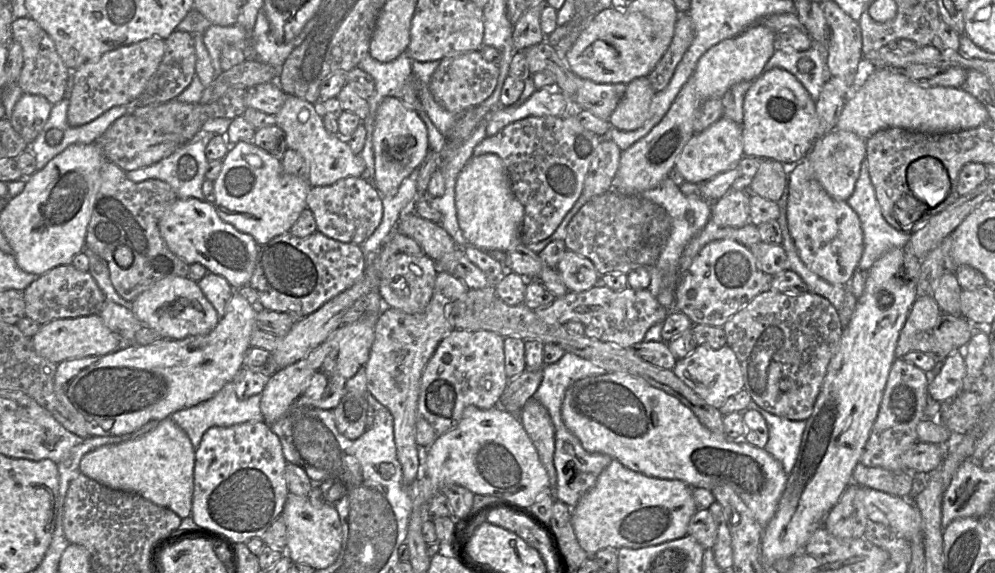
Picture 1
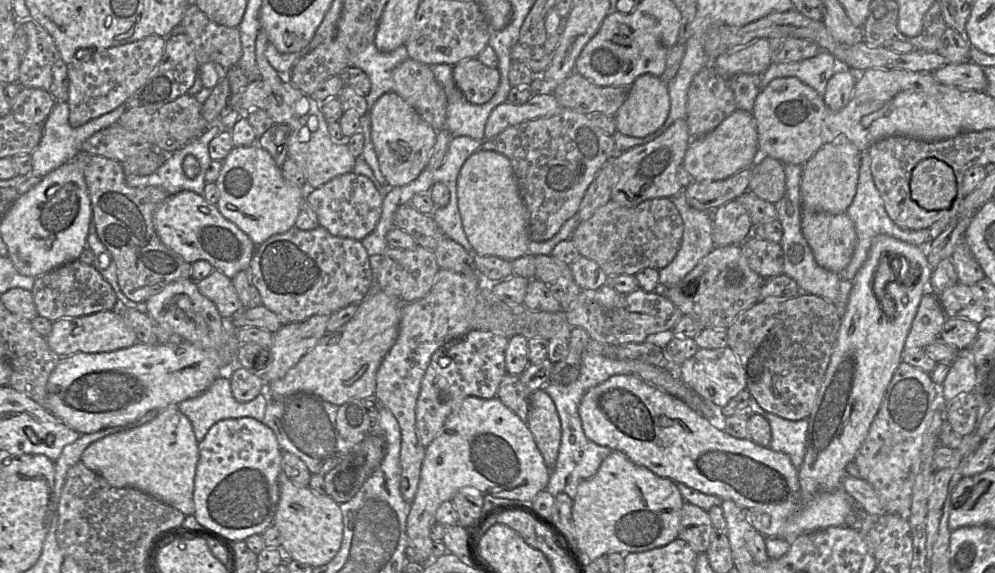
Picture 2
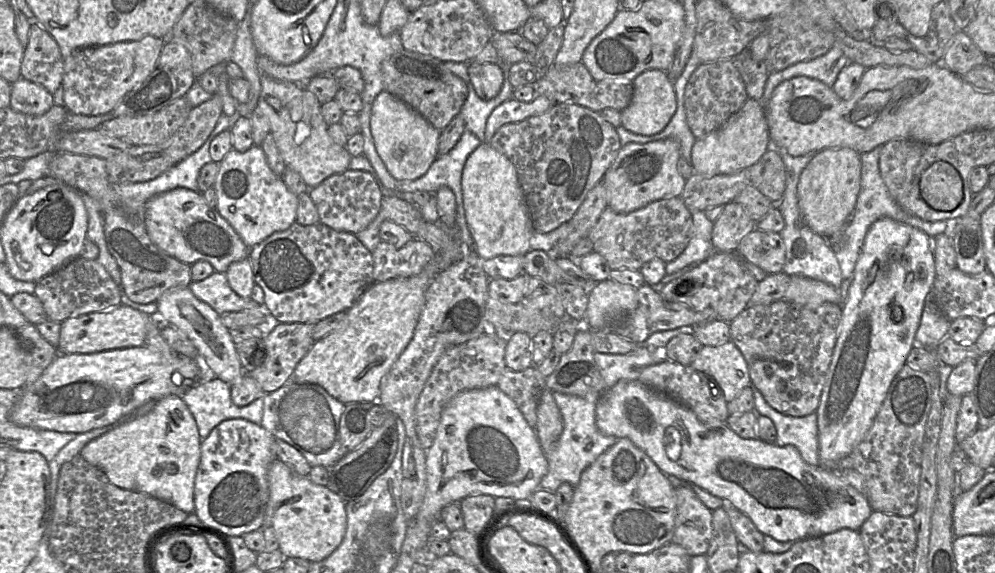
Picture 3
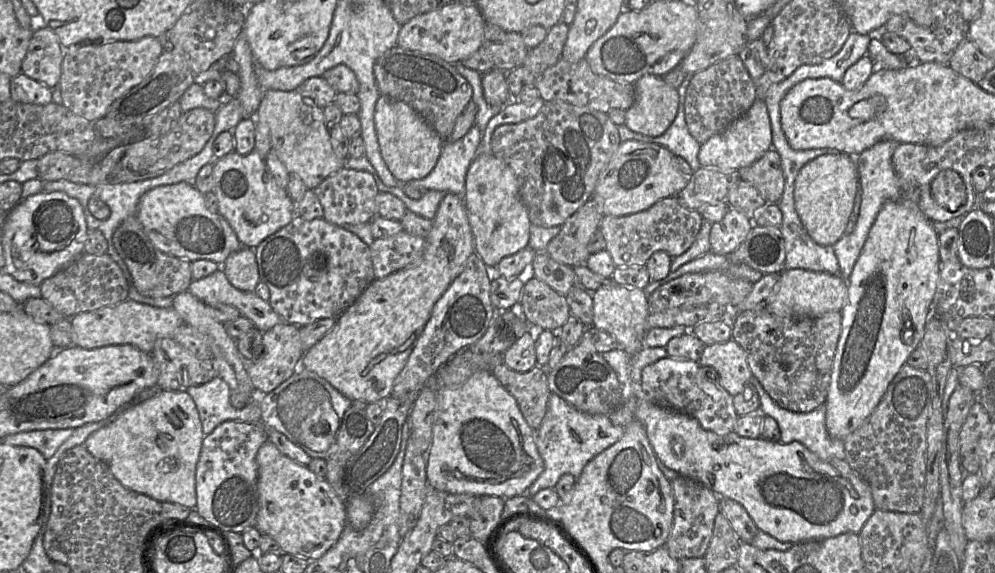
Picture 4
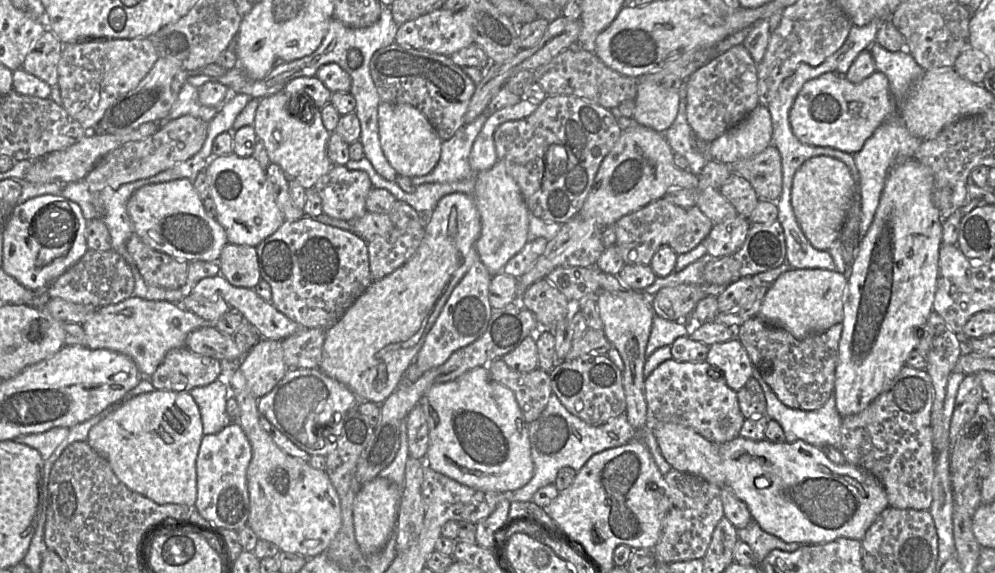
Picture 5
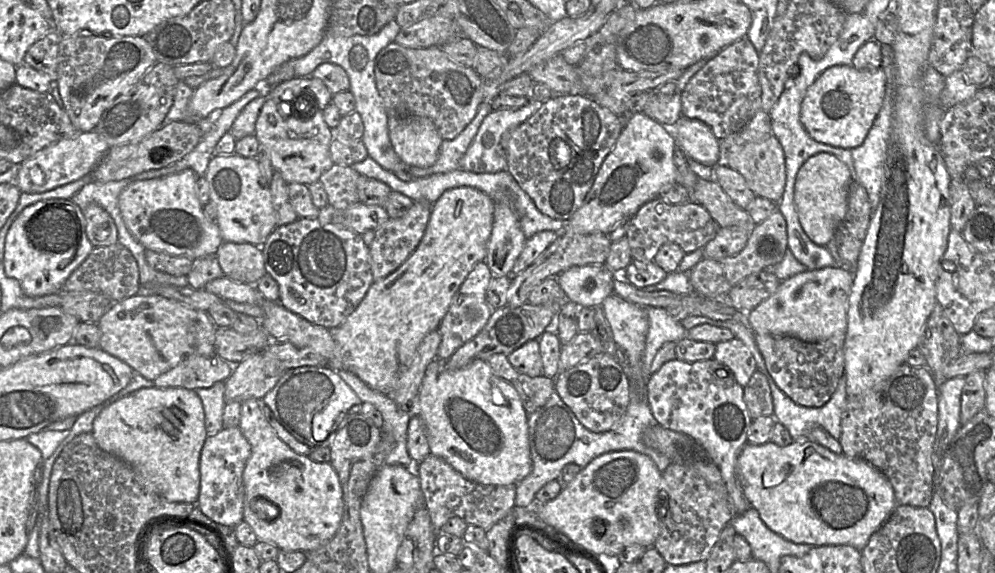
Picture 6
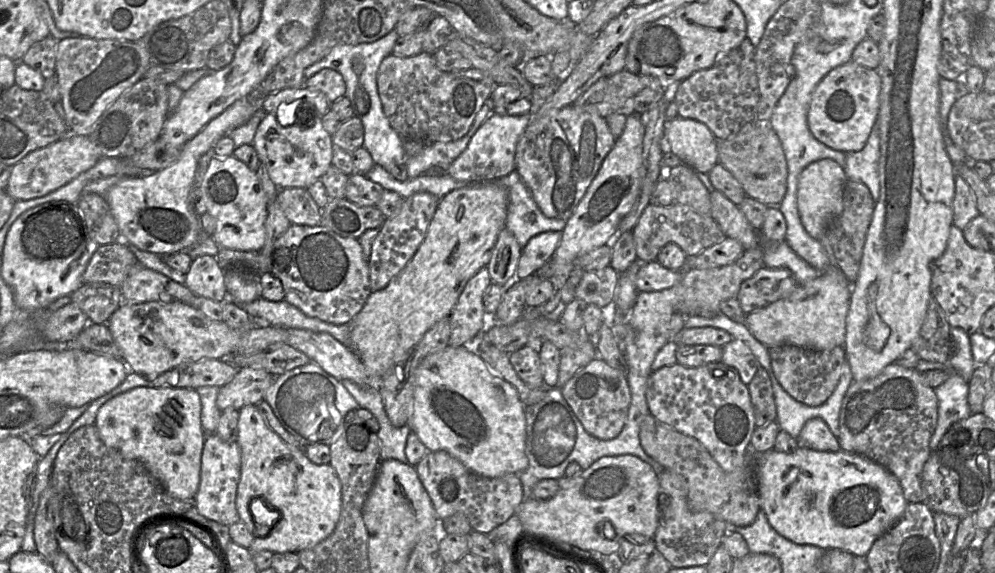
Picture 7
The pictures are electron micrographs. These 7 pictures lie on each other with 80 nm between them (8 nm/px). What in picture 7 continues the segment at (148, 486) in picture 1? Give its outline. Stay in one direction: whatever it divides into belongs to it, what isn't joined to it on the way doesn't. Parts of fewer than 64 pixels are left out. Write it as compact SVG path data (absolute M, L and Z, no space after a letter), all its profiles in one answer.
M140 386L123 392L99 409L95 426L103 443L118 450L127 459L141 462L160 482L169 495L180 500L193 500L199 483L205 431L201 424L201 400L196 389Z

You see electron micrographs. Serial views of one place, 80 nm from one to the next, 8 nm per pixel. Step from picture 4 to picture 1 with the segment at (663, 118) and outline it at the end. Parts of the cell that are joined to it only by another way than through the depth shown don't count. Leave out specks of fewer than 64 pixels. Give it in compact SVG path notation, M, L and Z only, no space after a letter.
M647 77L627 85L627 90L609 118L612 129L633 131L642 127L648 118L649 107L656 92Z

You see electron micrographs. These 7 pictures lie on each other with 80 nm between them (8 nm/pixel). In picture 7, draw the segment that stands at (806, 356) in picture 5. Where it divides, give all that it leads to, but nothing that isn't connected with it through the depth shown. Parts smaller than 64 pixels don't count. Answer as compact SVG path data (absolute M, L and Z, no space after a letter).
M780 346L768 351L774 376L782 388L796 401L813 407L823 404L830 397L846 362L843 347L815 351L795 346Z

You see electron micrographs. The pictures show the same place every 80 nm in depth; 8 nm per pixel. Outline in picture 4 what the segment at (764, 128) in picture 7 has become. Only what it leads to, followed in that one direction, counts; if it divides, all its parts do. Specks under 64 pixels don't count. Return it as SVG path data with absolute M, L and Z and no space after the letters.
M772 147L752 165L739 171L741 179L753 185L767 203L778 203L784 191L784 173L779 153Z

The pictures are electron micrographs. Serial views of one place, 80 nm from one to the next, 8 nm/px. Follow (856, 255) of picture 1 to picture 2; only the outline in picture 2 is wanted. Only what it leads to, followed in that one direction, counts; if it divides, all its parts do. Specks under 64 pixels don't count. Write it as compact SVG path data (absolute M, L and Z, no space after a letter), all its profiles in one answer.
M802 208L801 229L821 267L839 274L847 267L857 243L847 213L829 214Z

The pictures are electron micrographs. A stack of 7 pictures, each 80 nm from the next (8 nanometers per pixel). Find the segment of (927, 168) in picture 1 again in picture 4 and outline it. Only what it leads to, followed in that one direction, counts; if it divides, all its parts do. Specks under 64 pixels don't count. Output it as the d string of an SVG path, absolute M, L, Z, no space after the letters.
M942 170L931 182L931 196L942 208L956 211L966 200L961 176L953 170Z

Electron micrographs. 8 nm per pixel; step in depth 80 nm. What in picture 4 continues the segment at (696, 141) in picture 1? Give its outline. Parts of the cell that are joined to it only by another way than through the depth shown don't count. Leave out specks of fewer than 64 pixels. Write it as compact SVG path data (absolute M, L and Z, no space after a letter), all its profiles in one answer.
M756 99L751 108L724 131L701 144L698 159L701 167L721 171L740 170L752 165L772 147L772 130L765 102Z

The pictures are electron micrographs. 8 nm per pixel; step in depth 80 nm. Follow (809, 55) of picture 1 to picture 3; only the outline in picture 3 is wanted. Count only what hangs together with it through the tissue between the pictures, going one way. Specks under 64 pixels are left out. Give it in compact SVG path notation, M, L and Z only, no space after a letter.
M832 47L826 54L811 61L800 62L780 72L768 76L760 104L765 109L769 103L774 89L784 81L796 77L807 77L823 82L832 87L840 71L848 66L849 59L837 47Z

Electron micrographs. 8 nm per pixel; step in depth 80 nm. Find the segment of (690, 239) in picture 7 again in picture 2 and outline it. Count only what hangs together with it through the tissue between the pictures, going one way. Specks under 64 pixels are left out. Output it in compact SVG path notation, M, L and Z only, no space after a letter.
M669 198L646 200L634 207L625 207L613 200L596 210L591 218L582 221L573 231L570 240L581 256L595 261L607 276L636 275L645 268L657 270L669 265L677 255L683 237L684 224L682 217Z

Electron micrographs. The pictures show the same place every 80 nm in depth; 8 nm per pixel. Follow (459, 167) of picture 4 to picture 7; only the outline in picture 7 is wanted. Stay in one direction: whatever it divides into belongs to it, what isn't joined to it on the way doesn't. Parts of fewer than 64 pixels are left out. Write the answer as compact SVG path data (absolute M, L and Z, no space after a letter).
M490 100L477 113L473 124L463 139L452 142L435 142L426 145L421 153L406 158L408 178L434 171L446 172L452 162L467 148L472 136L492 112Z

